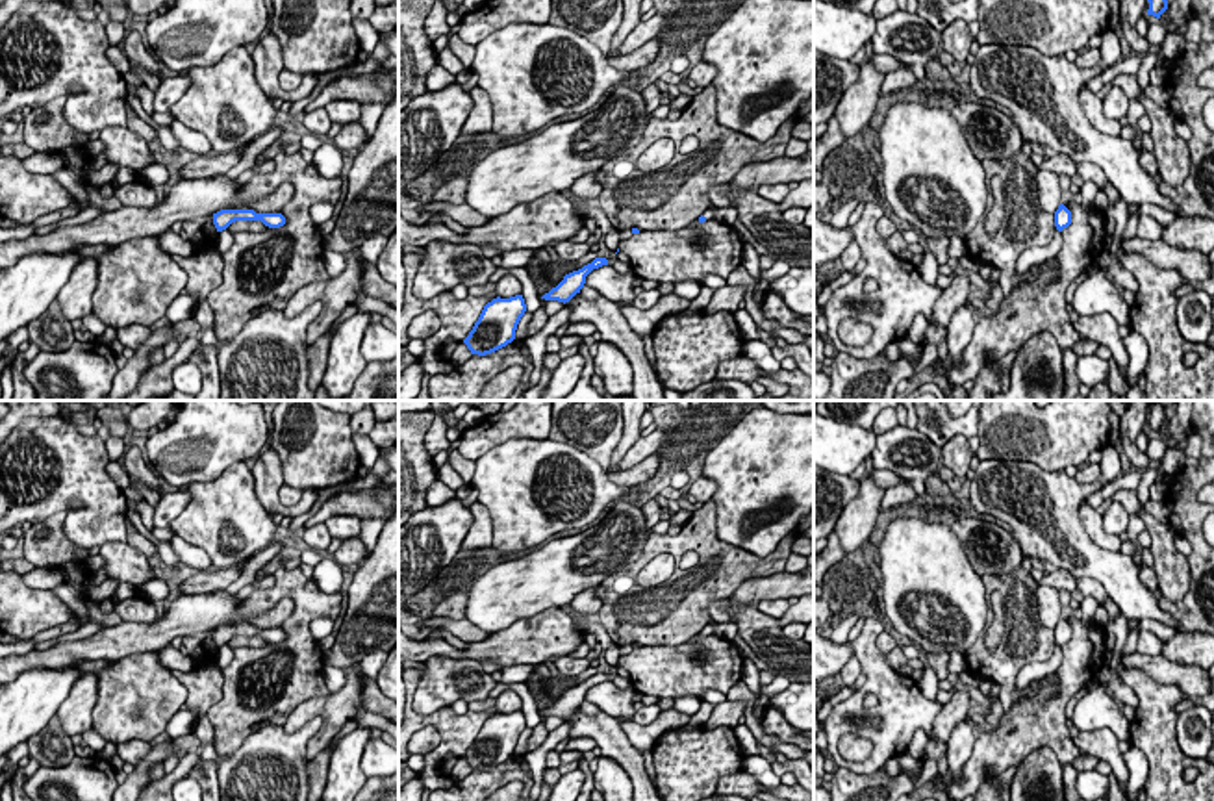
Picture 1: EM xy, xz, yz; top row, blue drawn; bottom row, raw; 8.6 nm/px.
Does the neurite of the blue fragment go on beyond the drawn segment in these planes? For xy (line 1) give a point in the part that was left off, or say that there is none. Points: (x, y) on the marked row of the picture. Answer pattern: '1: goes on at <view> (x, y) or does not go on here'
1: does not go on here

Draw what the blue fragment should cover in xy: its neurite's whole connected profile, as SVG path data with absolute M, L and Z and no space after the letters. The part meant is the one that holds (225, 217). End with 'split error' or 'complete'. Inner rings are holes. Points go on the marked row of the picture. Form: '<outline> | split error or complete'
M221 210L213 213L217 232L226 230L235 221L261 221L269 228L280 228L285 224L282 213L256 213L254 210Z | complete

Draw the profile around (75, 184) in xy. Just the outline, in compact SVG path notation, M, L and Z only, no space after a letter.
M59 169L57 172L52 172L54 180L61 184L72 197L72 202L76 202L82 210L89 208L89 197L85 191L85 178L78 176L70 169Z

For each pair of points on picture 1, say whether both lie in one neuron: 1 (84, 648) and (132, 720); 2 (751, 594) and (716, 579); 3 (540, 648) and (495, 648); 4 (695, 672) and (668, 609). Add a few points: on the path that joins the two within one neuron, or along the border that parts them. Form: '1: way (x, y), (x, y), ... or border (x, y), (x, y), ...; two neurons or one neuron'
1: border (154, 651), (130, 653), (112, 662); two neurons
2: border (777, 572), (766, 577), (747, 577), (729, 596); two neurons
3: way (529, 648), (506, 648); one neuron
4: border (697, 633), (677, 644), (645, 646); two neurons

